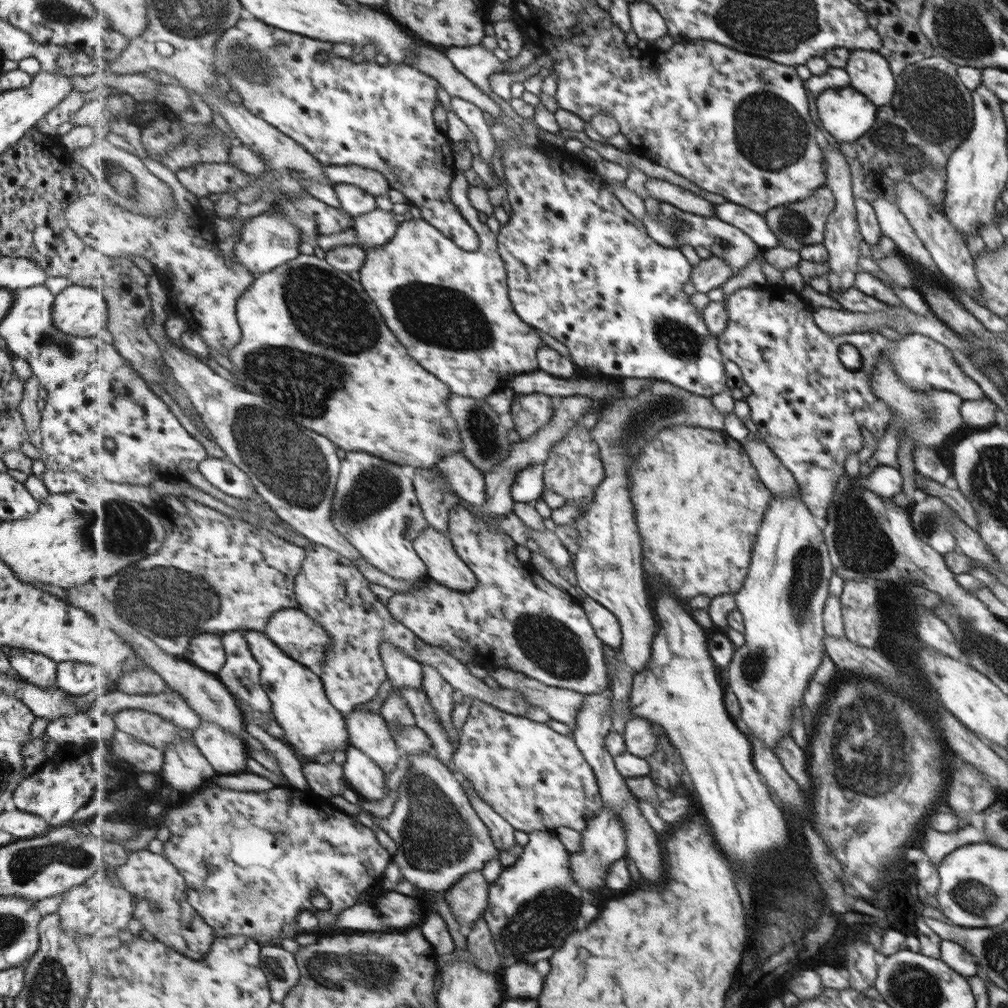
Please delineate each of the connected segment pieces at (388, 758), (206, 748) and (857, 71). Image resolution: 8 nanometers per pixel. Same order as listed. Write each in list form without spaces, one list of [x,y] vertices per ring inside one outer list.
[[[359,705],[350,713],[347,721],[350,744],[364,750],[385,774],[391,774],[398,765],[401,748],[394,739],[386,718],[378,711],[368,712]]]
[[[204,720],[193,732],[193,738],[218,774],[235,775],[247,770],[247,745],[241,738]]]
[[[851,49],[843,70],[848,74],[848,86],[865,95],[877,108],[892,100],[897,89],[895,74],[878,51]]]

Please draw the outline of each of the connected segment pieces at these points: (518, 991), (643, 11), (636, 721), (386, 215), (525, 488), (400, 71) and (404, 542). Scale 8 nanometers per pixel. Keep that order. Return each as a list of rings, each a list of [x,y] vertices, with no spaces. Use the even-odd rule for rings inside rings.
[[[515,964],[501,976],[507,998],[537,998],[543,990],[543,976],[531,964]]]
[[[648,2],[629,4],[632,30],[639,39],[651,42],[668,34],[668,26],[663,16],[657,12],[655,5]]]
[[[632,718],[624,732],[627,750],[639,758],[648,759],[658,751],[660,727],[646,718]]]
[[[377,209],[374,212],[363,214],[354,222],[360,247],[367,252],[370,248],[388,244],[398,233],[399,224],[395,221],[393,212]]]
[[[534,464],[519,471],[511,488],[513,499],[519,503],[534,503],[541,499],[541,495],[546,490],[544,472],[544,464]]]
[[[253,19],[239,21],[237,26],[219,37],[214,66],[219,76],[224,74],[228,78],[232,90],[242,99],[241,103],[247,110],[294,138],[324,166],[356,165],[382,172],[392,188],[407,198],[408,204],[420,209],[423,219],[441,230],[447,238],[454,239],[463,250],[479,250],[479,234],[463,218],[449,194],[455,178],[455,156],[448,135],[437,129],[433,120],[433,107],[440,102],[438,88],[441,84],[436,78],[410,64],[353,62],[350,58],[335,55],[332,42],[273,28]],[[321,54],[328,55],[326,59],[319,60]]]
[[[349,454],[342,460],[340,479],[336,488],[332,521],[334,527],[351,541],[353,546],[366,560],[393,578],[403,580],[419,580],[428,578],[428,566],[415,550],[414,542],[429,526],[426,515],[421,507],[413,475],[417,469],[414,466],[399,465],[383,460],[371,454]]]

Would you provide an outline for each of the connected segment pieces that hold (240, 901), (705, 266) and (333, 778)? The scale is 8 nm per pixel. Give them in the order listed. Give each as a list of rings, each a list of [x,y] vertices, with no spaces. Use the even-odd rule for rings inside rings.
[[[207,785],[205,789],[199,790],[199,792],[193,794],[191,797],[180,801],[179,804],[173,805],[166,812],[164,816],[164,824],[169,828],[170,839],[165,842],[164,856],[171,861],[178,870],[179,873],[185,878],[186,891],[189,894],[189,902],[193,906],[197,913],[205,919],[207,924],[210,924],[215,931],[216,936],[230,936],[230,934],[243,934],[245,936],[269,936],[267,942],[261,943],[265,945],[271,942],[277,942],[283,936],[283,928],[290,924],[295,930],[295,934],[307,933],[303,931],[299,924],[297,924],[297,916],[301,912],[309,911],[318,919],[318,925],[314,928],[316,930],[326,929],[327,931],[333,929],[332,924],[336,924],[338,918],[344,916],[347,909],[359,904],[359,896],[365,894],[377,880],[384,878],[386,875],[387,867],[390,866],[393,856],[379,844],[377,840],[377,834],[360,824],[351,815],[341,814],[341,818],[335,818],[335,816],[329,816],[325,812],[321,812],[319,808],[315,808],[315,805],[309,806],[305,800],[303,800],[303,793],[305,791],[299,790],[292,786],[277,786],[273,790],[266,790],[263,792],[235,792],[230,788],[223,788],[222,786]],[[313,892],[320,892],[325,895],[325,898],[330,903],[327,910],[317,910],[313,904],[311,904],[311,894]]]
[[[716,254],[712,255],[711,258],[703,259],[694,266],[690,283],[698,293],[707,293],[725,284],[734,275],[731,267],[733,265],[729,265],[726,259]]]
[[[315,761],[301,764],[301,772],[309,787],[309,793],[329,799],[332,795],[341,795],[341,779],[344,767],[331,762],[327,765]]]

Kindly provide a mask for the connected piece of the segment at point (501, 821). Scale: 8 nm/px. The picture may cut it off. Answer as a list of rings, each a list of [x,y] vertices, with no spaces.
[[[462,782],[462,785],[471,799],[472,807],[489,827],[494,846],[500,852],[511,850],[513,846],[517,846],[516,828],[510,822],[507,822],[488,802],[485,802],[473,787],[469,787],[464,782]]]

